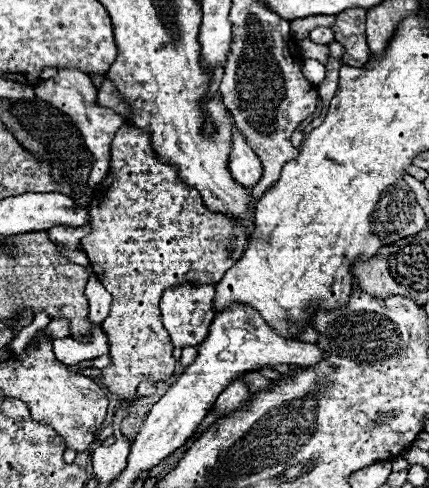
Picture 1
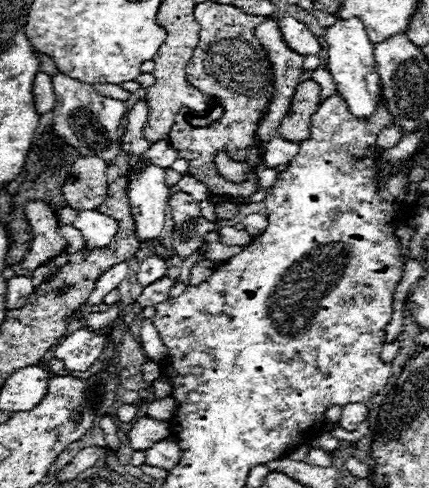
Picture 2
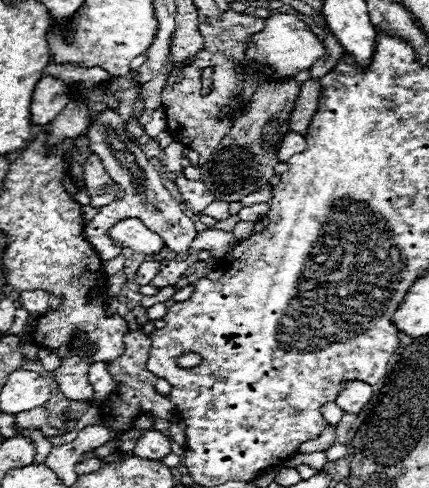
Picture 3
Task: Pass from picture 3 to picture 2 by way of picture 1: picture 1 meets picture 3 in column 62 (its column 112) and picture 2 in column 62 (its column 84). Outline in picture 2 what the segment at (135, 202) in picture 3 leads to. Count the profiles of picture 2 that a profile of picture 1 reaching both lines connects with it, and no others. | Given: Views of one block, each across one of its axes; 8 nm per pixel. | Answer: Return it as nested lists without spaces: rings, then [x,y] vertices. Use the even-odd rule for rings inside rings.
[[[58,74],[52,78],[56,108],[54,108],[54,132],[56,136],[76,148],[84,156],[100,156],[106,164],[110,164],[120,154],[122,138],[118,136],[120,122],[126,114],[126,106],[120,100],[106,98],[94,92],[90,84],[68,78],[66,74]]]

